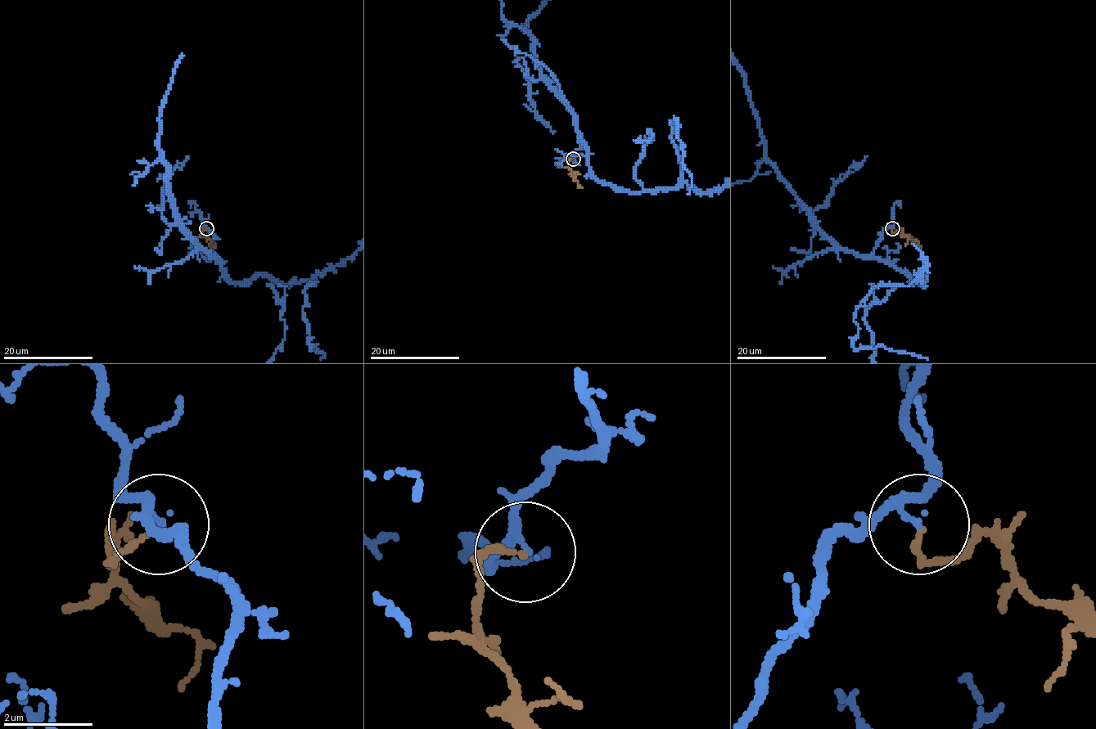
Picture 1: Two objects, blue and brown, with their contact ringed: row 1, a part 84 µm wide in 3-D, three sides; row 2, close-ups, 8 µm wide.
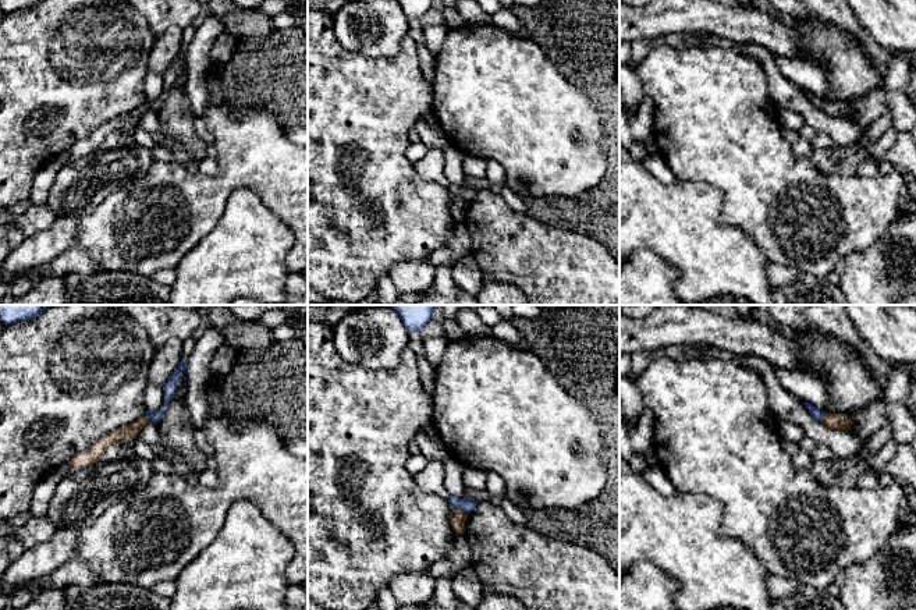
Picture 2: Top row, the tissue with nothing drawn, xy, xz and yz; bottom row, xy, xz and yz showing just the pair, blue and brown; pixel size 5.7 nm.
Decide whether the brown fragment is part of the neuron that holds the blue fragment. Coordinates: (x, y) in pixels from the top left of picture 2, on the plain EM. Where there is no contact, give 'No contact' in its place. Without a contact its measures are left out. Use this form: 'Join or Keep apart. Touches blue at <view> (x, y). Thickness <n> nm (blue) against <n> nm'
Keep apart. Touches blue at xz (460, 197). Thickness 90 nm (blue) against 90 nm

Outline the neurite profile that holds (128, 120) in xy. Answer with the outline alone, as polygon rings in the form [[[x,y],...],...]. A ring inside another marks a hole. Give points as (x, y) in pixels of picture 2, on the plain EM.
[[[142,103],[138,109],[117,116],[116,118],[107,121],[106,124],[100,125],[95,132],[92,132],[88,138],[81,139],[71,145],[70,159],[84,156],[97,150],[107,135],[116,132],[118,130],[129,130],[132,127],[138,127],[139,120],[142,116],[149,110],[146,103]]]

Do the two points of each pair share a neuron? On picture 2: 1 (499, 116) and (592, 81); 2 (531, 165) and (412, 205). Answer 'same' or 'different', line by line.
1: different
2: different

